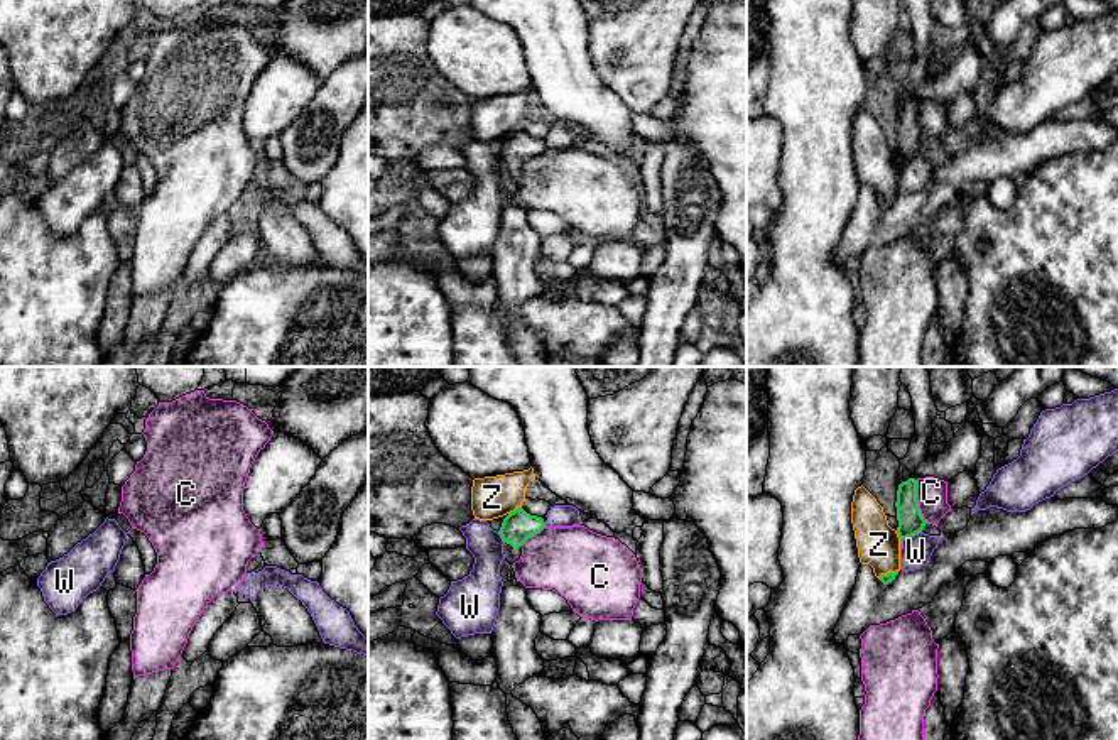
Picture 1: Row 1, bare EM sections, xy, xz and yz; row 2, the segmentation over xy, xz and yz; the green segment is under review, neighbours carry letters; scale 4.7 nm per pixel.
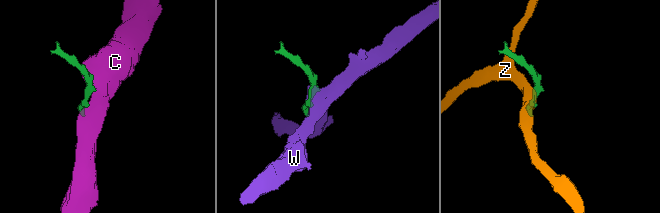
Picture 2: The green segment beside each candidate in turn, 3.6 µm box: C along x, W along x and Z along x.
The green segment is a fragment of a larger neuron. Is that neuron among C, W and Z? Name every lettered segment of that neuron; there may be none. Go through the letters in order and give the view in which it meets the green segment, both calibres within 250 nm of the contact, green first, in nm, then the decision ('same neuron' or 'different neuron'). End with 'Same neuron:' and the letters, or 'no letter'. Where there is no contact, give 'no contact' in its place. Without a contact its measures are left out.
C: meets green in yz; 120 nm thick on the green side, 140 nm on the other; different neuron
W: meets green in yz; 120 nm thick on the green side, 150 nm on the other; different neuron
Z: meets green in yz; 120 nm thick on the green side, 200 nm on the other; different neuron
Same neuron: no letter

